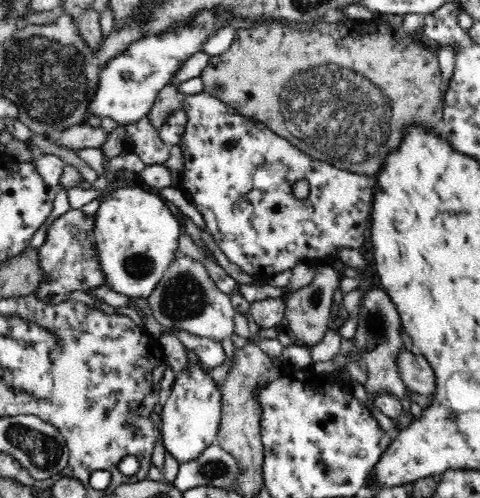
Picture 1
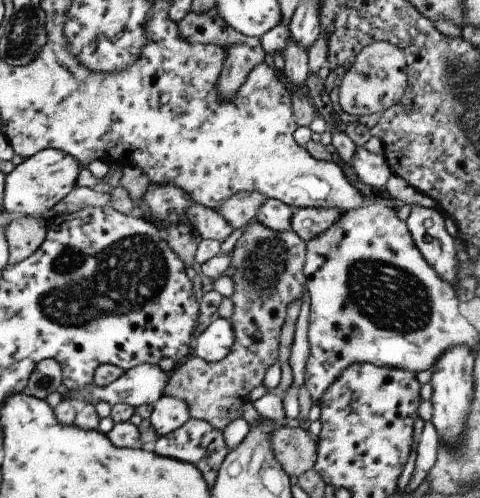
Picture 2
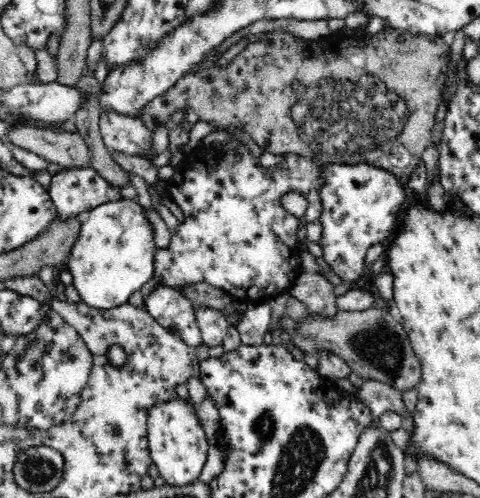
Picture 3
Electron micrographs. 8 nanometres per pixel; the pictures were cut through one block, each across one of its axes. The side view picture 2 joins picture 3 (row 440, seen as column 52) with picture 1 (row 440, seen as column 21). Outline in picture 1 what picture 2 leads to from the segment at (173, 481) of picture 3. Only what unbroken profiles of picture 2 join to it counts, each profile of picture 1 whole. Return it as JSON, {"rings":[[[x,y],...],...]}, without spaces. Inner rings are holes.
{"rings":[[[190,362],[186,370],[176,374],[170,398],[160,414],[166,452],[182,464],[198,458],[208,446],[216,444],[222,422],[222,406],[222,386],[210,376],[210,370],[204,370],[202,366],[196,366],[196,362]]]}

